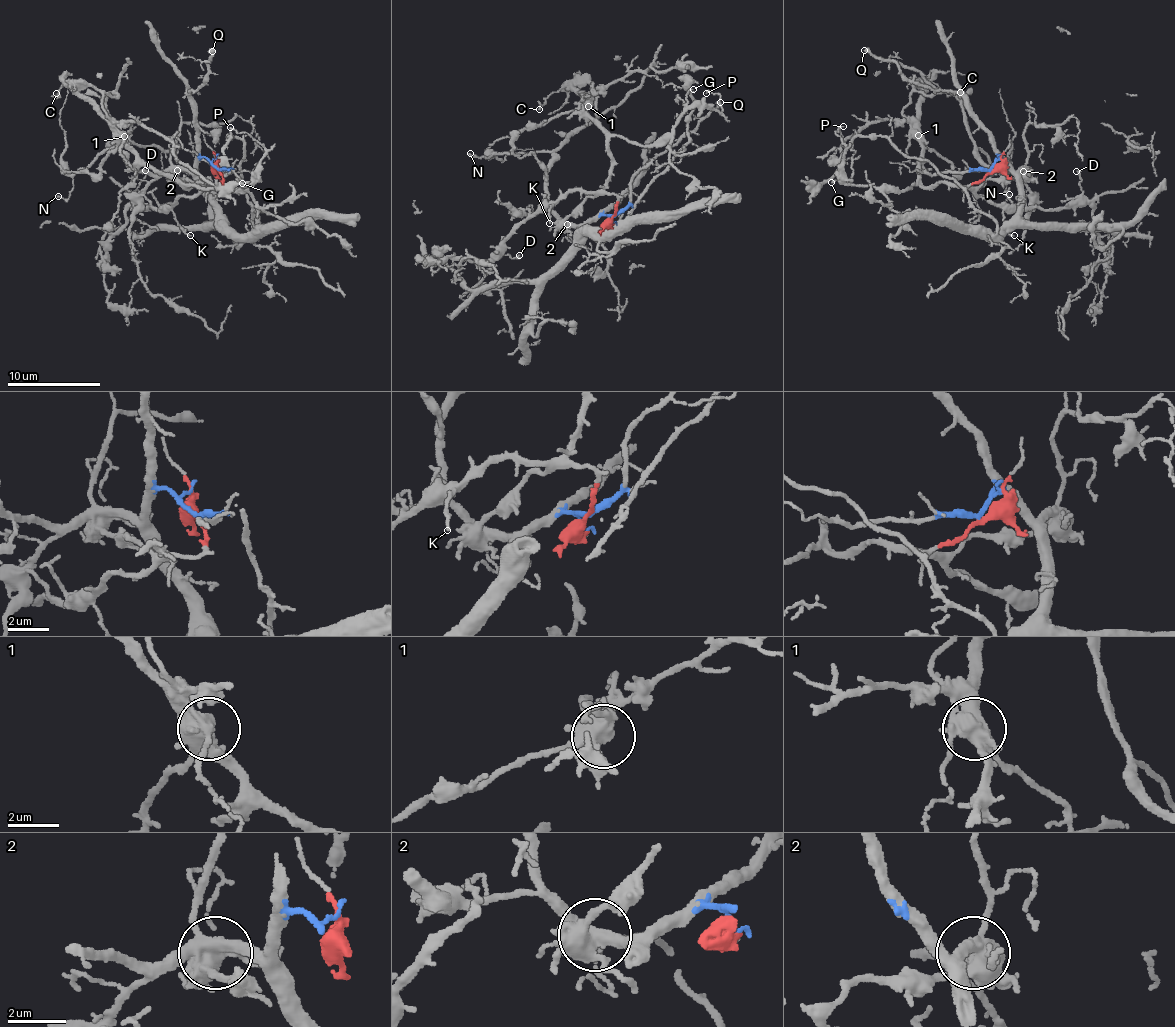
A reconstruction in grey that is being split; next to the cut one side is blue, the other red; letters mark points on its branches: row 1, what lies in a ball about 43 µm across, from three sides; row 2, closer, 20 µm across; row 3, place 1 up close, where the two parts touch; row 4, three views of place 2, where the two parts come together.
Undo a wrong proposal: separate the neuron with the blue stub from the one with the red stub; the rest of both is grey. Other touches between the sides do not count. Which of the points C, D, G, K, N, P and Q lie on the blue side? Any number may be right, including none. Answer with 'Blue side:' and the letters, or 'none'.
Blue side: N, Q

